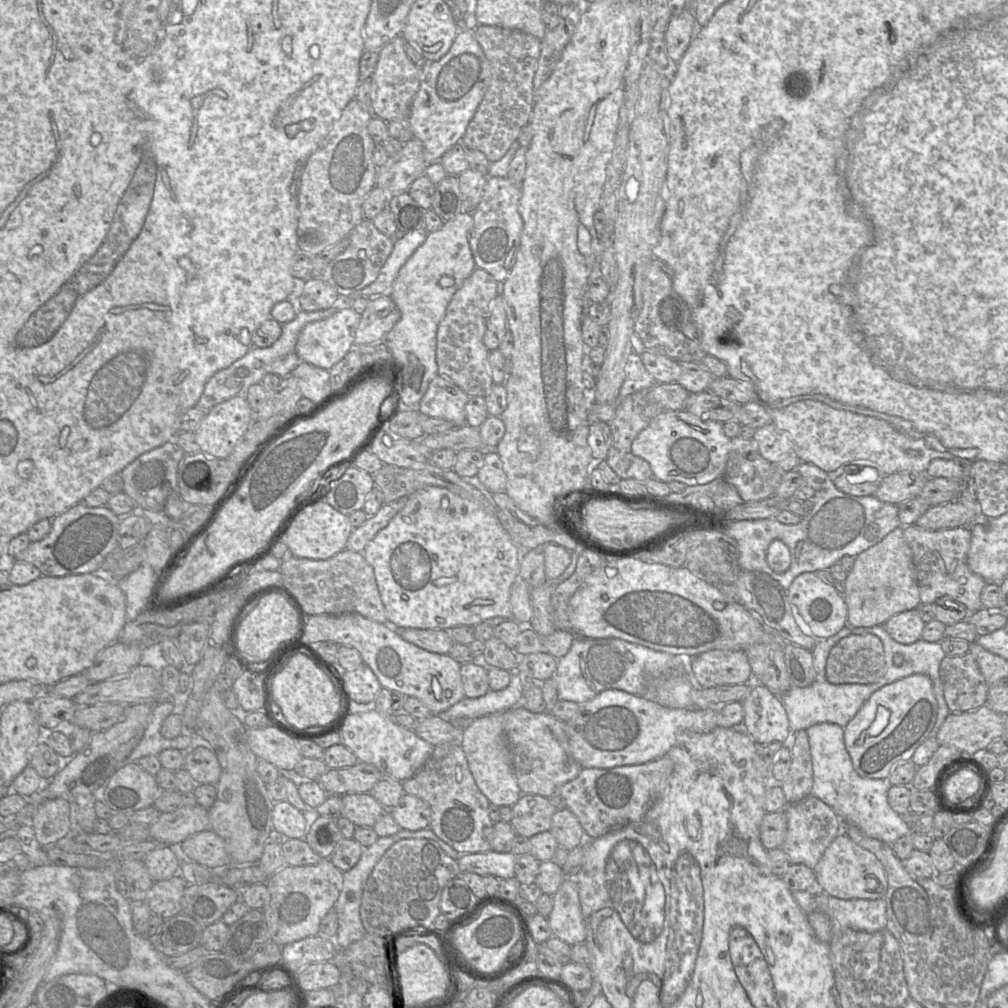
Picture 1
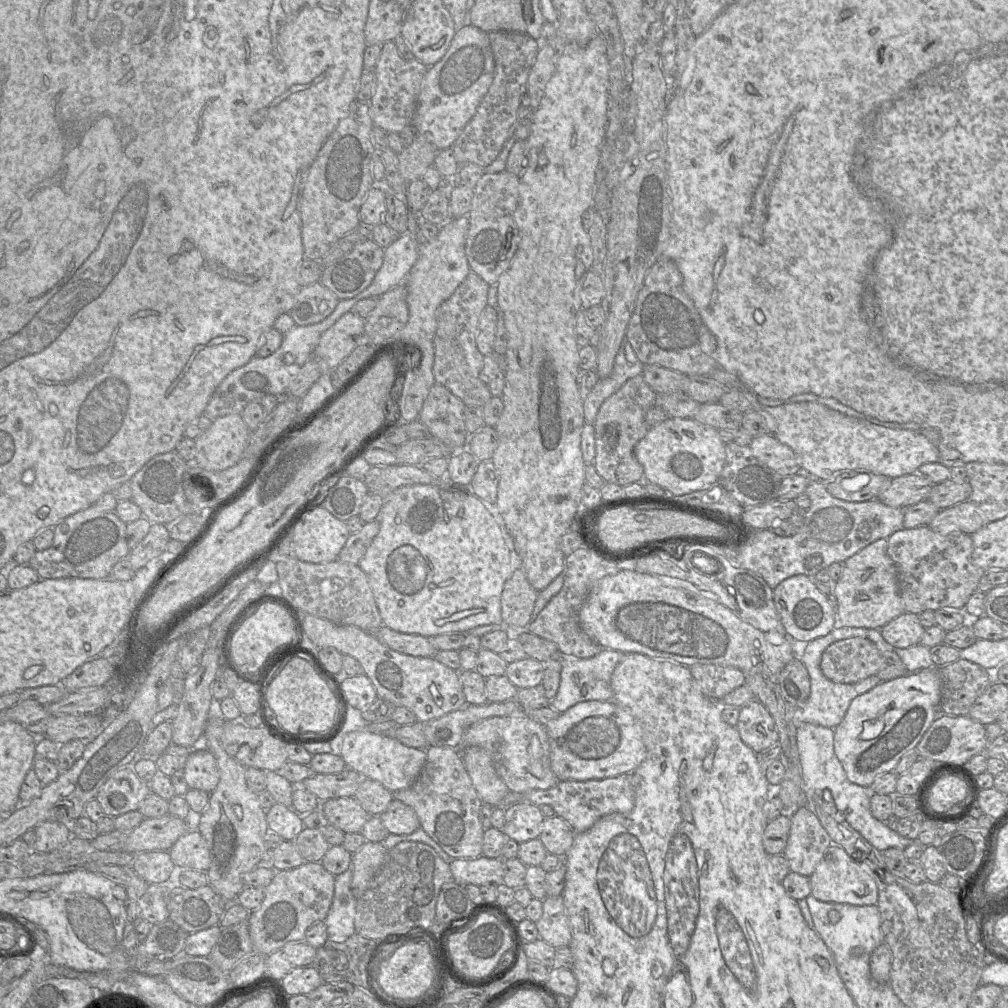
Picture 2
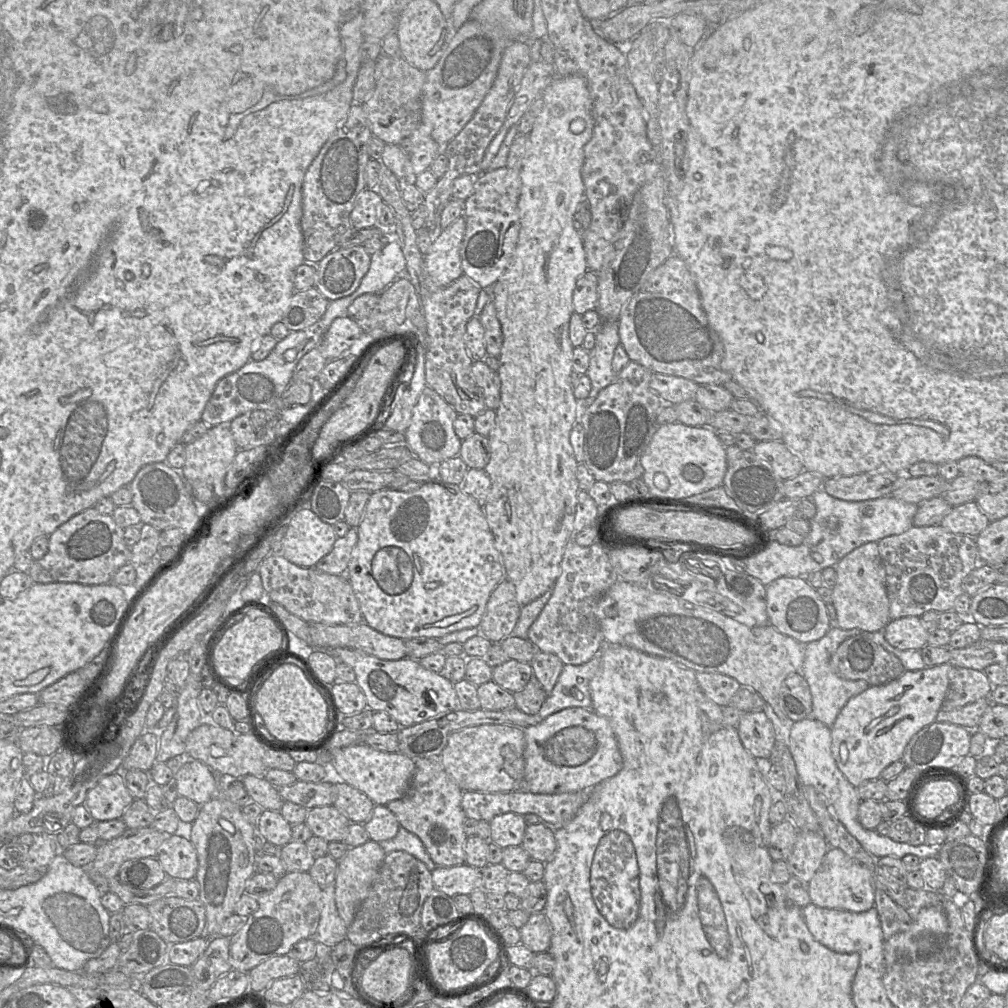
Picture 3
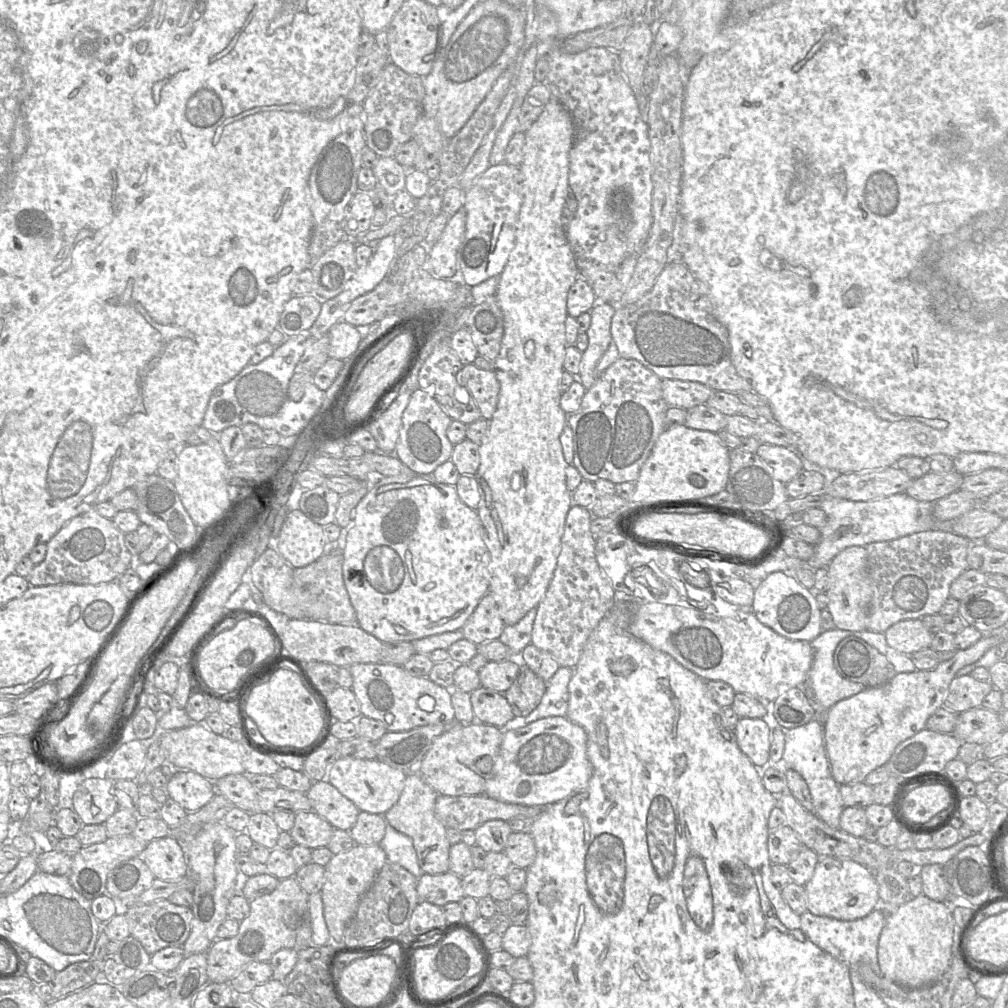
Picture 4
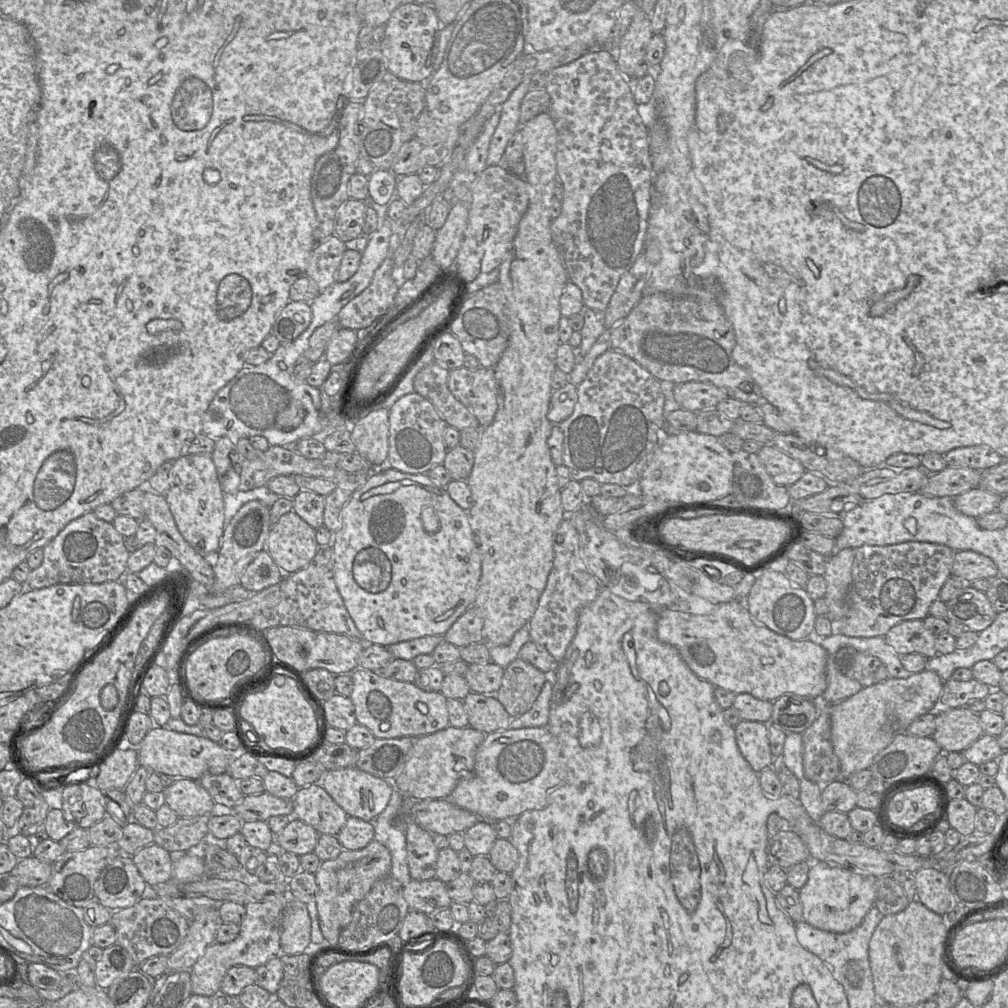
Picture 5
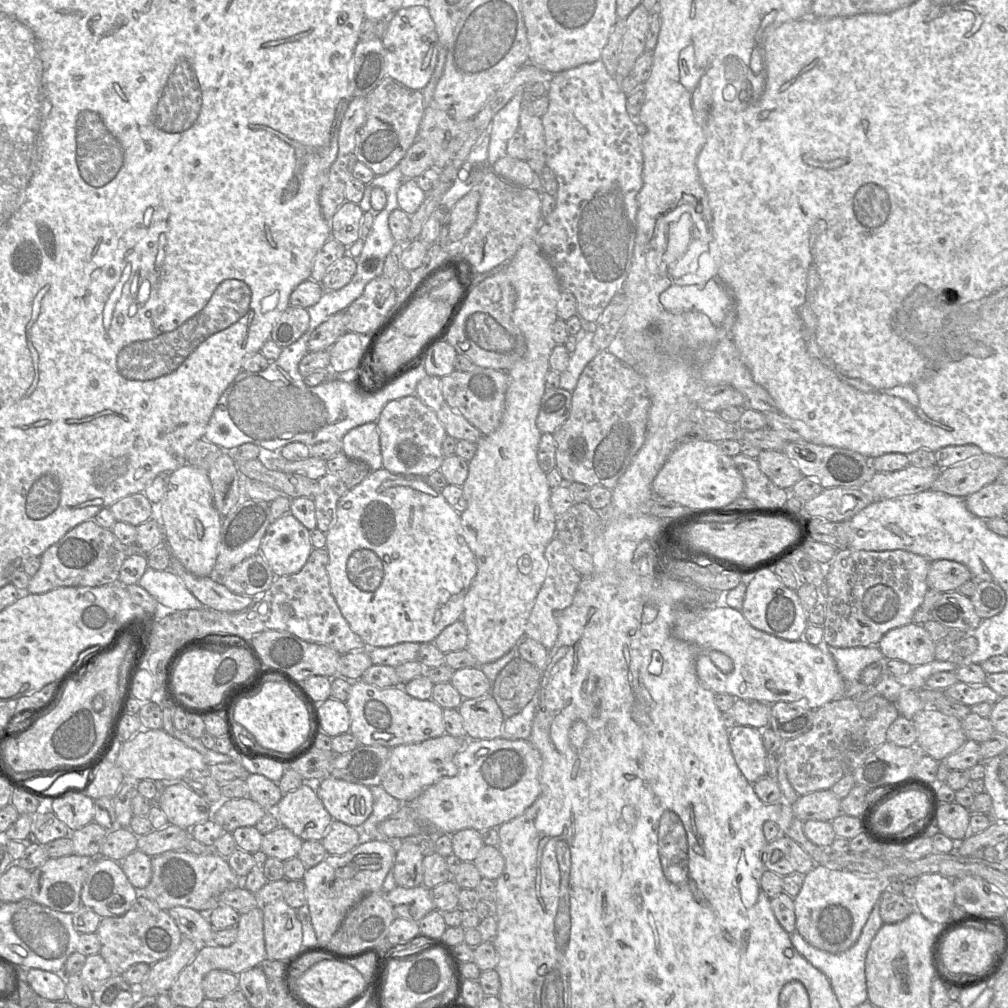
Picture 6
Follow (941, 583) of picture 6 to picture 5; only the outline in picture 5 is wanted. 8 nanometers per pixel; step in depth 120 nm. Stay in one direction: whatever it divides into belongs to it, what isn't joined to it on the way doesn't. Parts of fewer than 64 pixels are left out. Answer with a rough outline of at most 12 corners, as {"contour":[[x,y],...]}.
{"contour":[[956,552],[951,575],[973,582],[995,578],[989,557]]}

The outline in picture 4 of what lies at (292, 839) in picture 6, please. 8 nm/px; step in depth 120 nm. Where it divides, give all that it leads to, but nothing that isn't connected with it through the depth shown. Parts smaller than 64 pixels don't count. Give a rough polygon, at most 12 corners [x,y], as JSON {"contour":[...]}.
{"contour":[[314,811],[295,813],[295,844],[326,847],[334,827]]}

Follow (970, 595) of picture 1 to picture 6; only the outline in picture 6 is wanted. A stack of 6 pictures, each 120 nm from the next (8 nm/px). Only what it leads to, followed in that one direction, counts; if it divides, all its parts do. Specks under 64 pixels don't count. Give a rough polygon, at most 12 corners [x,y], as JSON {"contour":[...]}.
{"contour":[[838,550],[825,565],[823,645],[874,646],[911,623],[930,564]]}

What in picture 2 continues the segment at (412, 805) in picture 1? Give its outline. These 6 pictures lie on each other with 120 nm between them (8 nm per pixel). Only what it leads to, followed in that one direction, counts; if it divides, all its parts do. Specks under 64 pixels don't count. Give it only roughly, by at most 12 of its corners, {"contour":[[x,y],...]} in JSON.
{"contour":[[393,799],[379,817],[389,834],[420,828],[415,811]]}

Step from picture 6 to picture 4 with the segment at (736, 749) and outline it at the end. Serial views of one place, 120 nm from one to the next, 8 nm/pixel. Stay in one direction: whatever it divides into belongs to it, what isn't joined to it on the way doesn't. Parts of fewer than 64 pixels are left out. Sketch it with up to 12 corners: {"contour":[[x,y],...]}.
{"contour":[[740,718],[733,730],[754,766],[769,765],[770,728],[762,718]]}

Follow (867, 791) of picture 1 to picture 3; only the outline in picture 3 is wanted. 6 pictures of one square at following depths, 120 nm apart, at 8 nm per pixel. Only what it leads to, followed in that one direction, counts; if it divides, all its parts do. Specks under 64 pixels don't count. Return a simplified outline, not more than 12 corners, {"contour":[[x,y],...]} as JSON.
{"contour":[[792,724],[801,784],[815,788],[875,858],[938,857],[942,845],[895,842],[857,819],[861,800],[832,756],[830,728]]}

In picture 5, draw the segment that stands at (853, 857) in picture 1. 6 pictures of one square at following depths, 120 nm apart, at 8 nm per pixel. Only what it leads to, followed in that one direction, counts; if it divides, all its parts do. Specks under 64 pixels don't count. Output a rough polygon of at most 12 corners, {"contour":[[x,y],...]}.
{"contour":[[811,862],[803,921],[846,933],[875,904],[879,878]]}

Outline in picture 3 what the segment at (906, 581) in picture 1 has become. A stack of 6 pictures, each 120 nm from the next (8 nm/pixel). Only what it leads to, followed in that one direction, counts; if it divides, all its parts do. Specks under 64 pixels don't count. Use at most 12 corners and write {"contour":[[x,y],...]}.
{"contour":[[877,542],[835,566],[841,629],[883,631],[890,619]]}

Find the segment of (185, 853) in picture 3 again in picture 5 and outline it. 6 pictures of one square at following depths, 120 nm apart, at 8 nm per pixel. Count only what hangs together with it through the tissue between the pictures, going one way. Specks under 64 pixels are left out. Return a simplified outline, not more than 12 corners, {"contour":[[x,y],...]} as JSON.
{"contour":[[151,843],[132,860],[152,888],[171,879],[174,857]]}

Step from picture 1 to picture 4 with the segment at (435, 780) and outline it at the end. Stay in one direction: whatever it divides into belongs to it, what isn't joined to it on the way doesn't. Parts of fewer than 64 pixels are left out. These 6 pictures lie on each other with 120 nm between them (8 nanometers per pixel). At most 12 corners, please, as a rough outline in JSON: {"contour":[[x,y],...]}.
{"contour":[[408,773],[398,801],[384,814],[411,838],[425,874],[449,871],[437,792]]}

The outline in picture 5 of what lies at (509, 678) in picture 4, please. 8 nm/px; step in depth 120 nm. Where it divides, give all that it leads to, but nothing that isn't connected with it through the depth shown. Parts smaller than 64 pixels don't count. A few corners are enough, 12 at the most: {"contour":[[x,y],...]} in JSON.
{"contour":[[469,664],[463,677],[472,692],[496,697],[504,668]]}

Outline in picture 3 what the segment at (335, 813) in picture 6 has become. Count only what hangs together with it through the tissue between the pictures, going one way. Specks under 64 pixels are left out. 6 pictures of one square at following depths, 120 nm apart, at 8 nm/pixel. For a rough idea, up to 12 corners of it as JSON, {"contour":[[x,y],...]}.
{"contour":[[365,743],[329,752],[333,776],[375,805],[403,798],[415,760]]}

